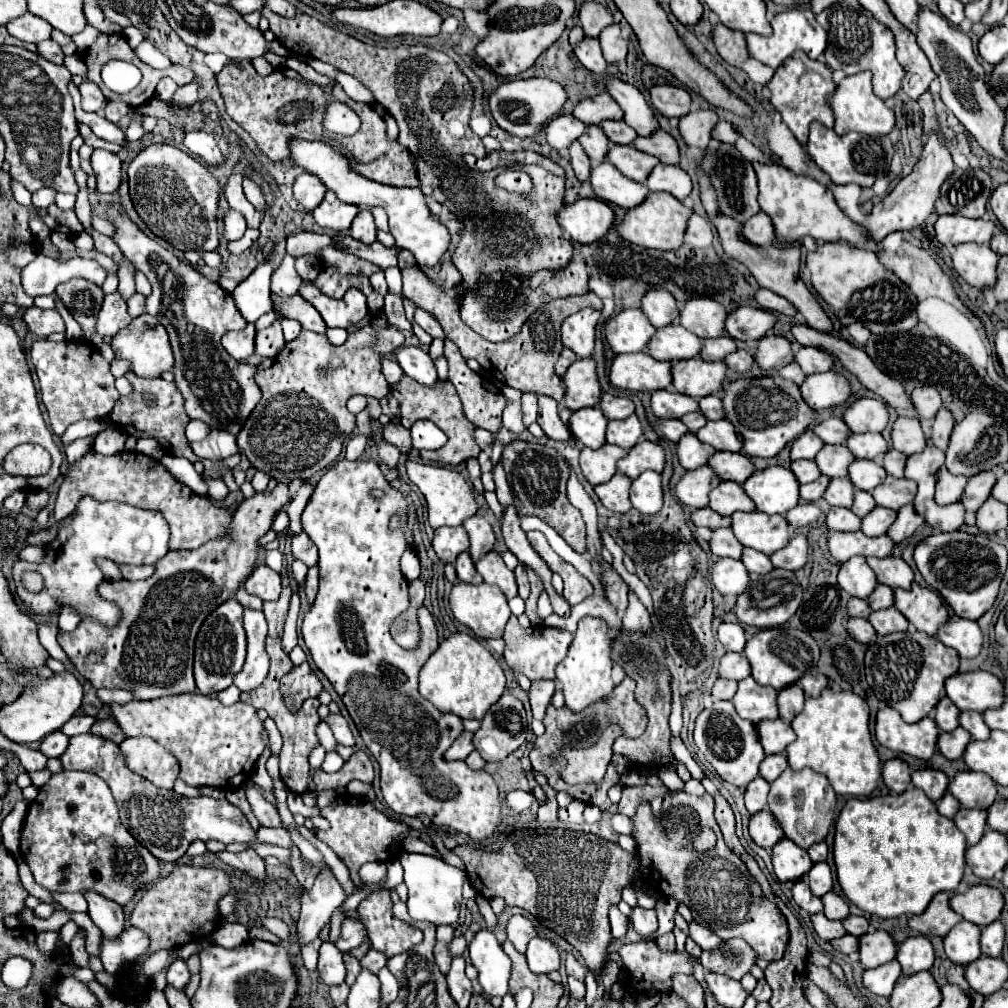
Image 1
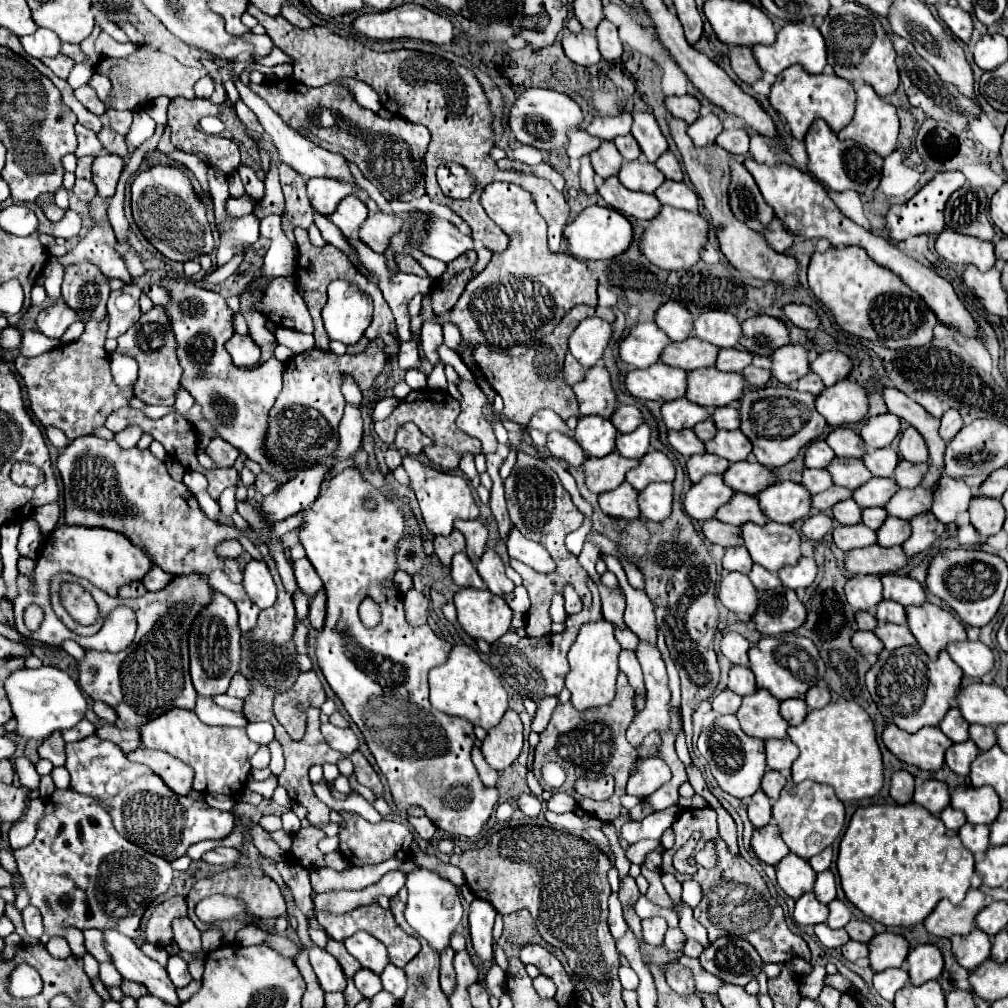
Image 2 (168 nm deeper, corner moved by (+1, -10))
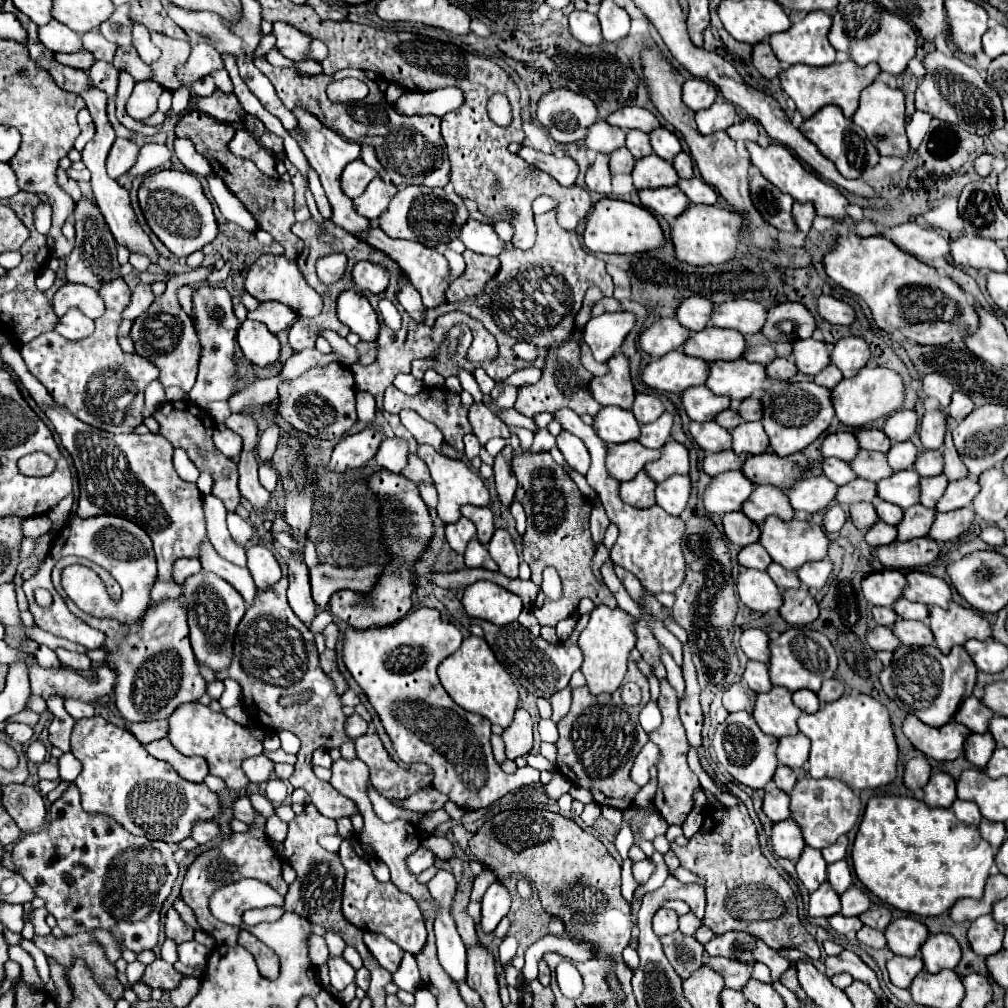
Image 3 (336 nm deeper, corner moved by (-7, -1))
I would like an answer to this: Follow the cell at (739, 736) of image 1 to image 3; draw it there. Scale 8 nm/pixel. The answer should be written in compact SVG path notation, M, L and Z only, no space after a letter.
M746 711L730 713L728 719L712 735L712 747L716 751L718 763L722 763L726 767L726 771L738 783L748 785L752 789L764 789L764 785L768 781L772 781L774 771L778 767L778 759L776 759L778 739L776 737L768 737L766 733L762 733L758 723L754 721L752 713L746 713Z

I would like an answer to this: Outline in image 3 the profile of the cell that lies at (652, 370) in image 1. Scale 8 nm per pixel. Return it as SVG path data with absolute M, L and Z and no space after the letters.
M670 351L646 365L642 379L648 387L668 393L682 393L686 387L704 385L708 379L708 363L696 357L688 357L682 351Z

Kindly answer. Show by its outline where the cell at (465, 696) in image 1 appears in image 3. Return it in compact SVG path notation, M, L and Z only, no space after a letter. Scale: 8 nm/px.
M466 637L458 651L454 651L450 657L446 657L438 667L438 677L446 693L452 697L454 703L458 703L462 709L470 713L478 713L486 717L490 723L496 723L500 727L508 727L514 719L514 711L518 707L518 689L514 681L510 679L508 671L498 663L492 649L482 637Z

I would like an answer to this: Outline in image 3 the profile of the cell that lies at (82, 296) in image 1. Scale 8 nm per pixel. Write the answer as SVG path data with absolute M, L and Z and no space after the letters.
M82 197L74 205L74 227L76 227L76 245L72 253L66 259L66 277L70 283L84 283L94 289L100 289L102 281L116 279L120 273L120 265L116 261L116 239L112 239L112 233L108 231L108 225L104 223L104 217L100 215L100 209L90 197Z

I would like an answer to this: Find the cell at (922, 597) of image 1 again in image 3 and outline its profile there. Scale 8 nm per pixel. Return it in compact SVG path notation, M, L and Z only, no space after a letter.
M950 603L950 609L930 609L930 629L944 655L948 655L954 645L964 645L968 639L984 641L992 637L992 625L988 619L958 603Z

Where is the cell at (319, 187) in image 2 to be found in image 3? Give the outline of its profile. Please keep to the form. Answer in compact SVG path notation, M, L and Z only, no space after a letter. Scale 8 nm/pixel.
M356 159L356 161L348 163L346 169L342 171L342 191L344 191L348 197L356 199L356 197L360 197L360 195L366 191L368 183L370 183L376 175L378 175L378 173L376 173L372 167L368 167L364 161Z

